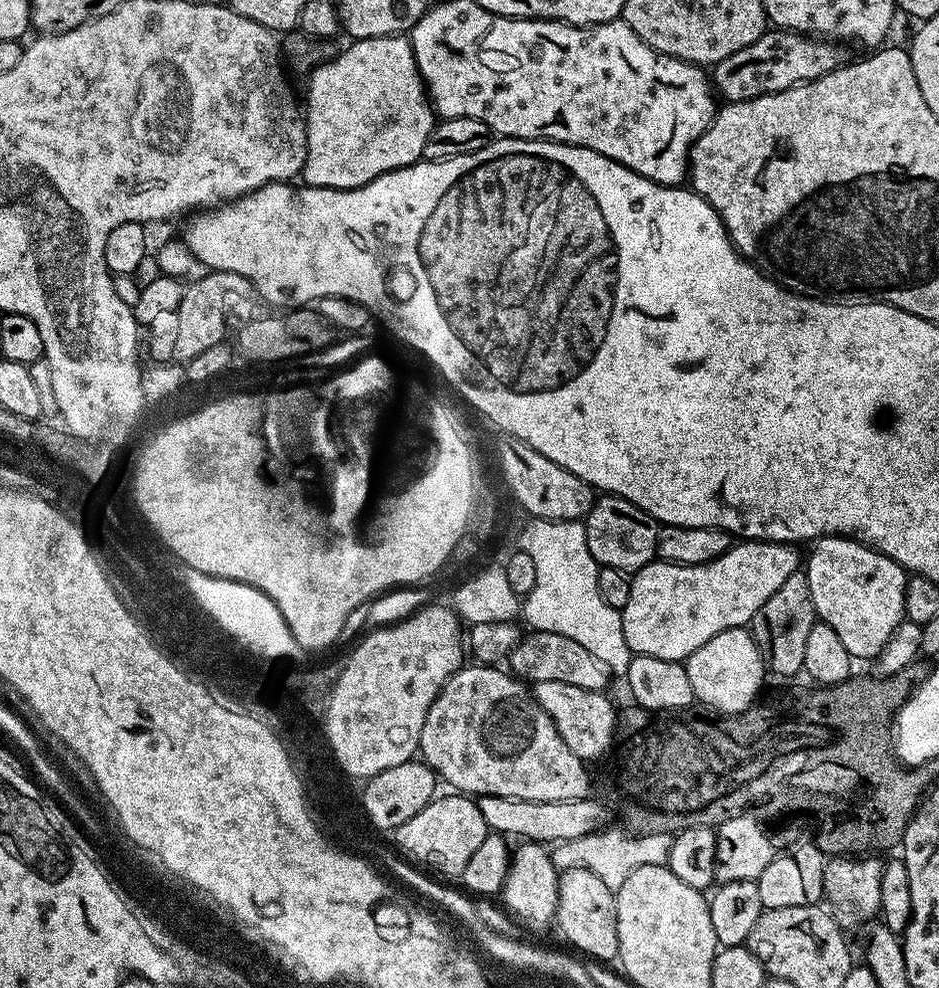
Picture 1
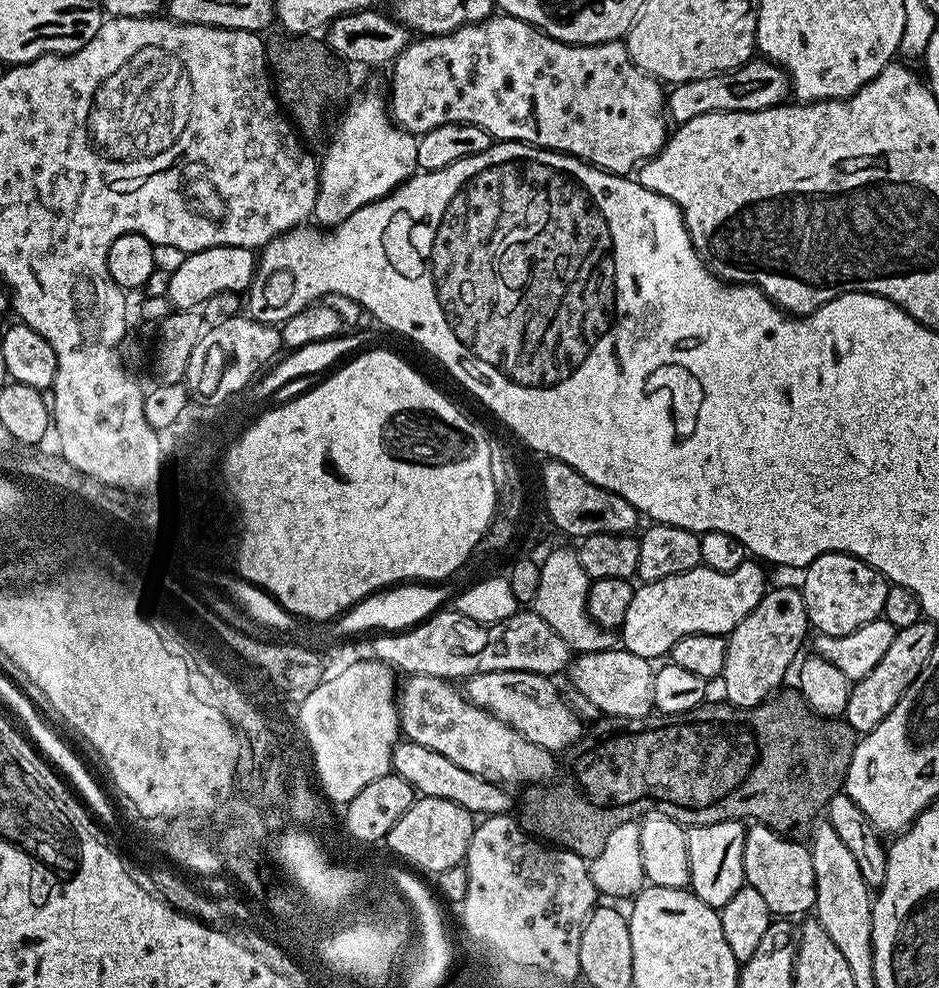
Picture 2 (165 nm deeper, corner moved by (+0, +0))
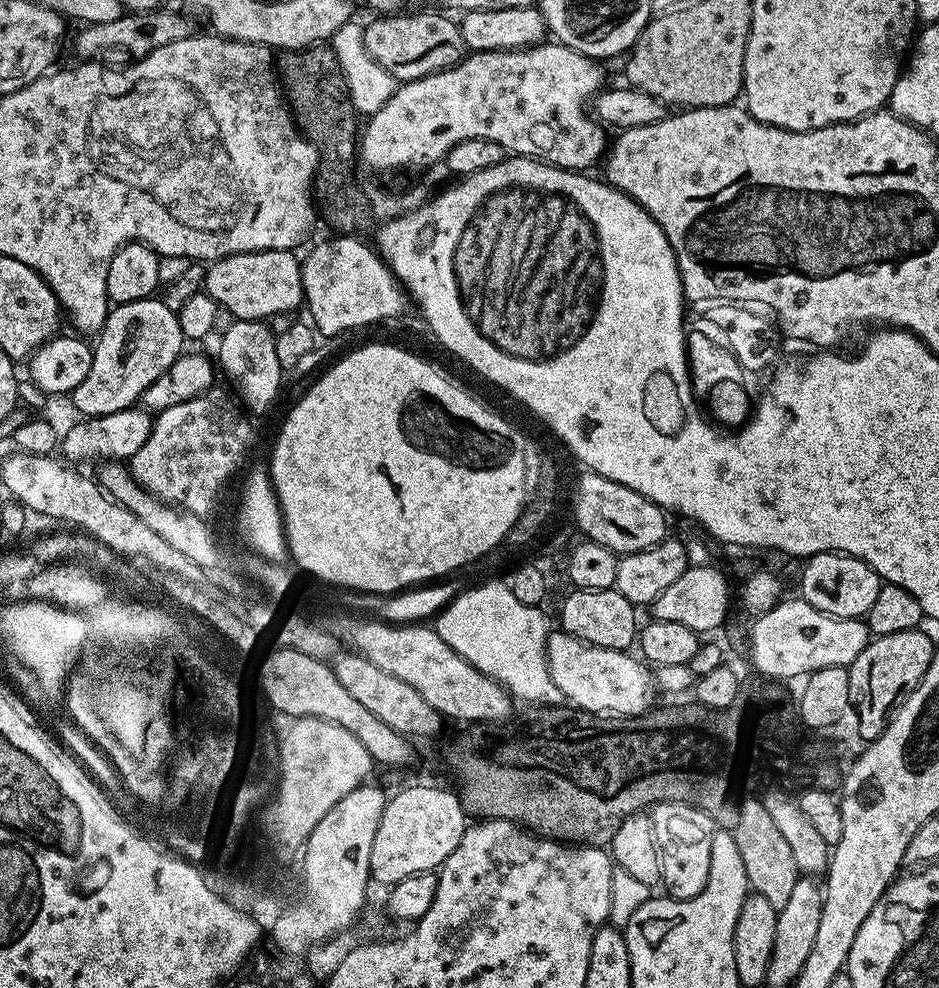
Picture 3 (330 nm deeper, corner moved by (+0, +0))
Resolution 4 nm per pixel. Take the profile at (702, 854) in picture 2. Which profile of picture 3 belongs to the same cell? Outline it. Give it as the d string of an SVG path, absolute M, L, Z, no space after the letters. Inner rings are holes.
M678 802L652 805L650 819L660 855L663 891L674 900L694 898L706 886L706 878L710 874L710 842L714 821L702 810Z

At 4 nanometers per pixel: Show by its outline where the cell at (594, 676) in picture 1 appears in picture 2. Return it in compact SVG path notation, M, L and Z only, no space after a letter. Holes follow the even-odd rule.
M623 646L601 652L579 653L566 669L566 676L572 679L577 694L582 699L589 700L605 717L647 717L654 708L652 702L653 675L654 668L649 661L638 658L638 654L630 654Z

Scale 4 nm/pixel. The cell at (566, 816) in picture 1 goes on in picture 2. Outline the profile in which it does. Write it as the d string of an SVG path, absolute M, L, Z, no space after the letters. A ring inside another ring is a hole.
M405 739L397 743L395 750L392 751L392 772L406 778L406 782L410 782L410 786L420 796L454 802L480 818L507 816L514 808L514 800L512 804L512 796L508 793L511 791L506 790L505 785L495 780L487 780L485 776L479 774L470 774L470 770L462 770L462 766L450 762L446 754L438 754L438 750L418 746L413 740Z

